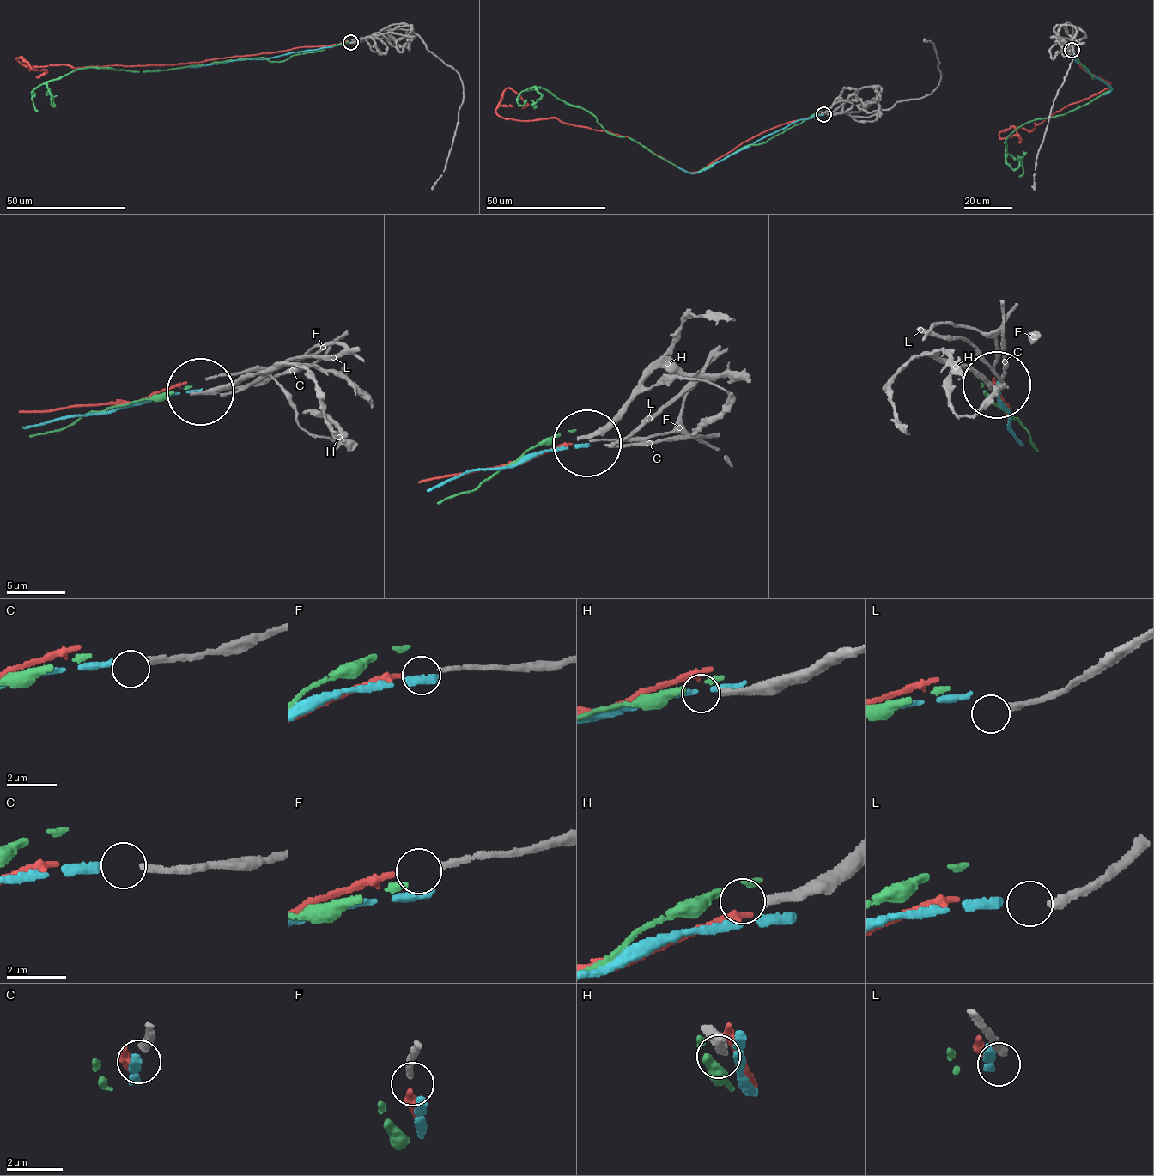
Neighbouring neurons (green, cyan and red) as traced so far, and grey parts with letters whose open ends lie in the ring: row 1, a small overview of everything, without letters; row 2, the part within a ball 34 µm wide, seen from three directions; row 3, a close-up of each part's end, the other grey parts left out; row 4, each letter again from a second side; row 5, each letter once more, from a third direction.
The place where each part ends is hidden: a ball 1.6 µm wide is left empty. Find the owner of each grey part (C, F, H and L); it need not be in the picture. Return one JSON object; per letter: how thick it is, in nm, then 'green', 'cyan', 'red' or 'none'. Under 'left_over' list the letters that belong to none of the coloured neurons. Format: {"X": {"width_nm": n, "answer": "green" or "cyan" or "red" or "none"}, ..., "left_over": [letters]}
{"C": {"width_nm": 200, "answer": "cyan"}, "F": {"width_nm": 190, "answer": "red"}, "H": {"width_nm": 260, "answer": "none"}, "L": {"width_nm": 280, "answer": "none"}, "left_over": ["H", "L"]}

